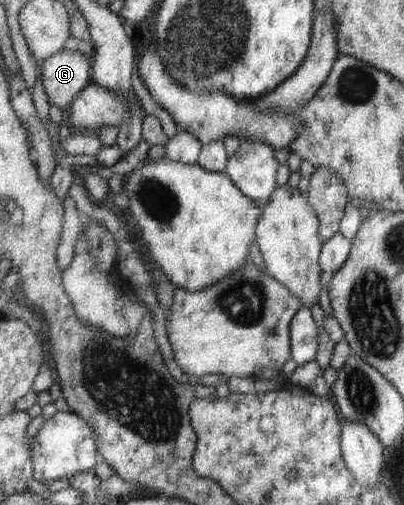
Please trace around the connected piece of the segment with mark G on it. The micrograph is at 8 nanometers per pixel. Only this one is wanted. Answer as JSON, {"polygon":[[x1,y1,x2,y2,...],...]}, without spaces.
{"polygon":[[63,48,41,66,41,81,48,102,65,110,80,90,92,84,89,57,77,50]]}

